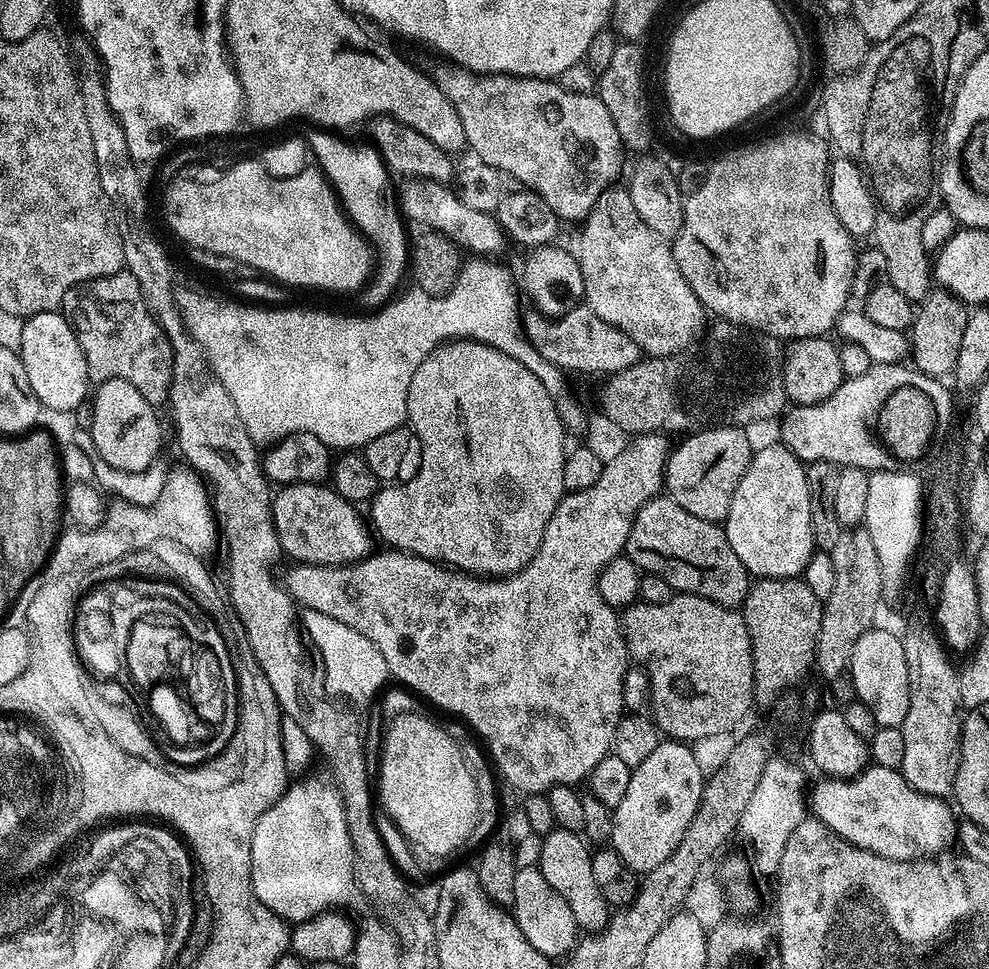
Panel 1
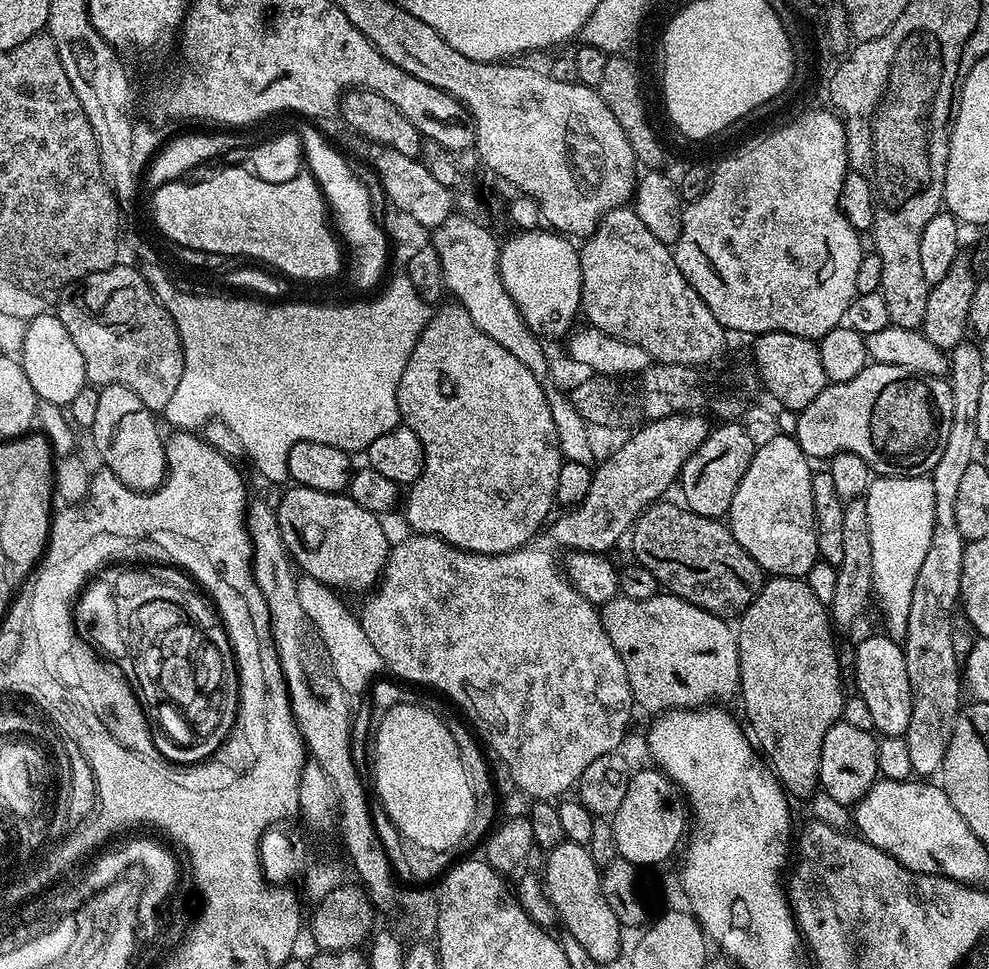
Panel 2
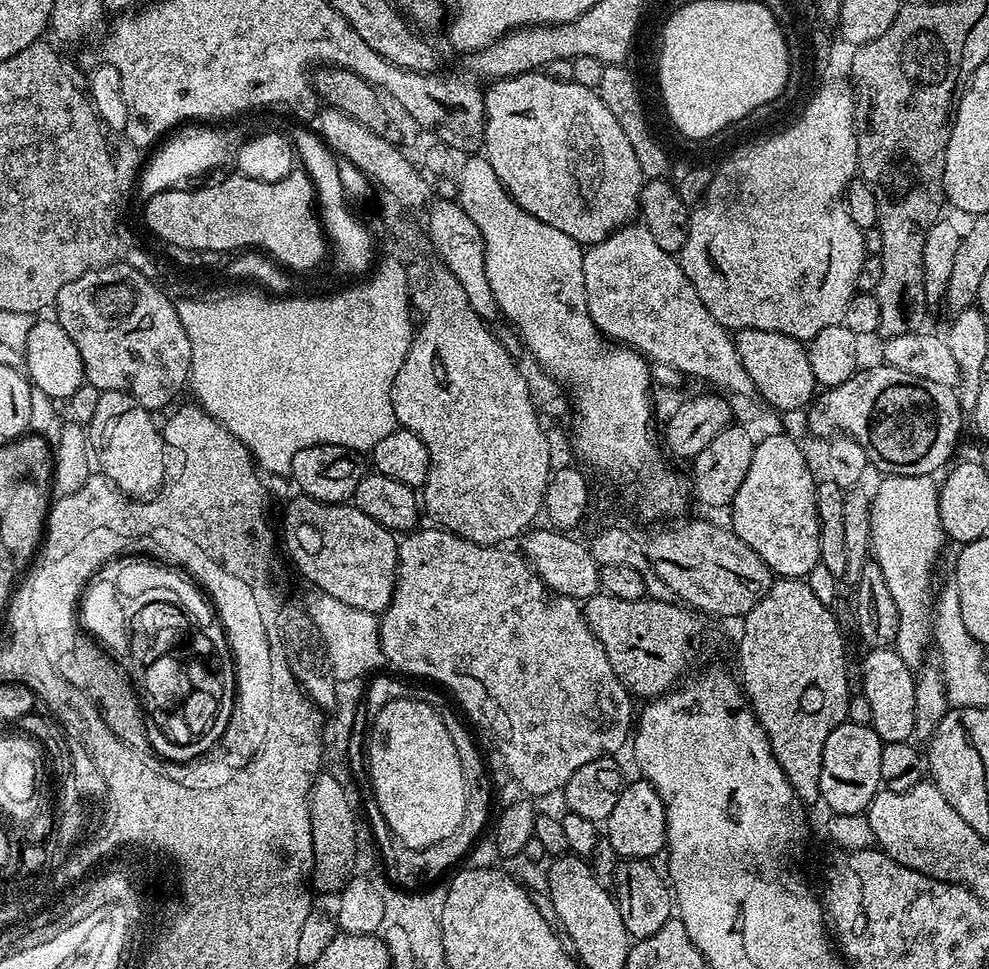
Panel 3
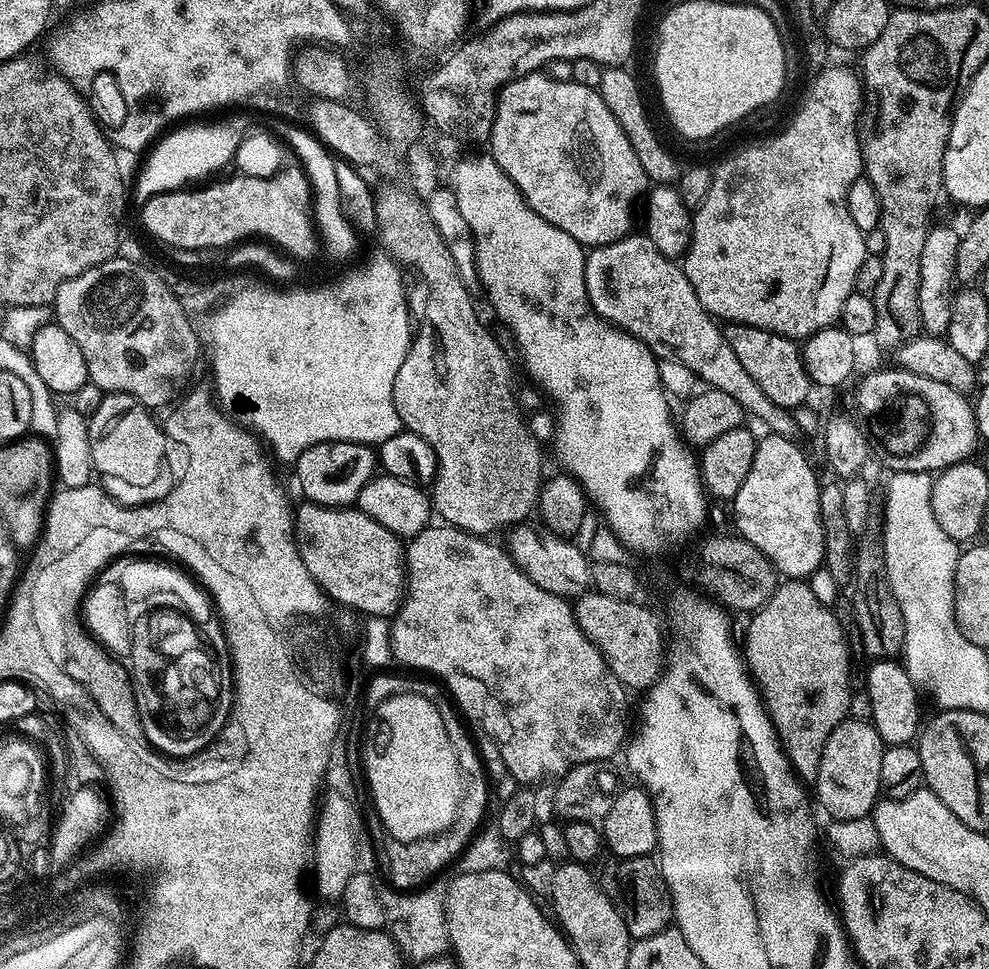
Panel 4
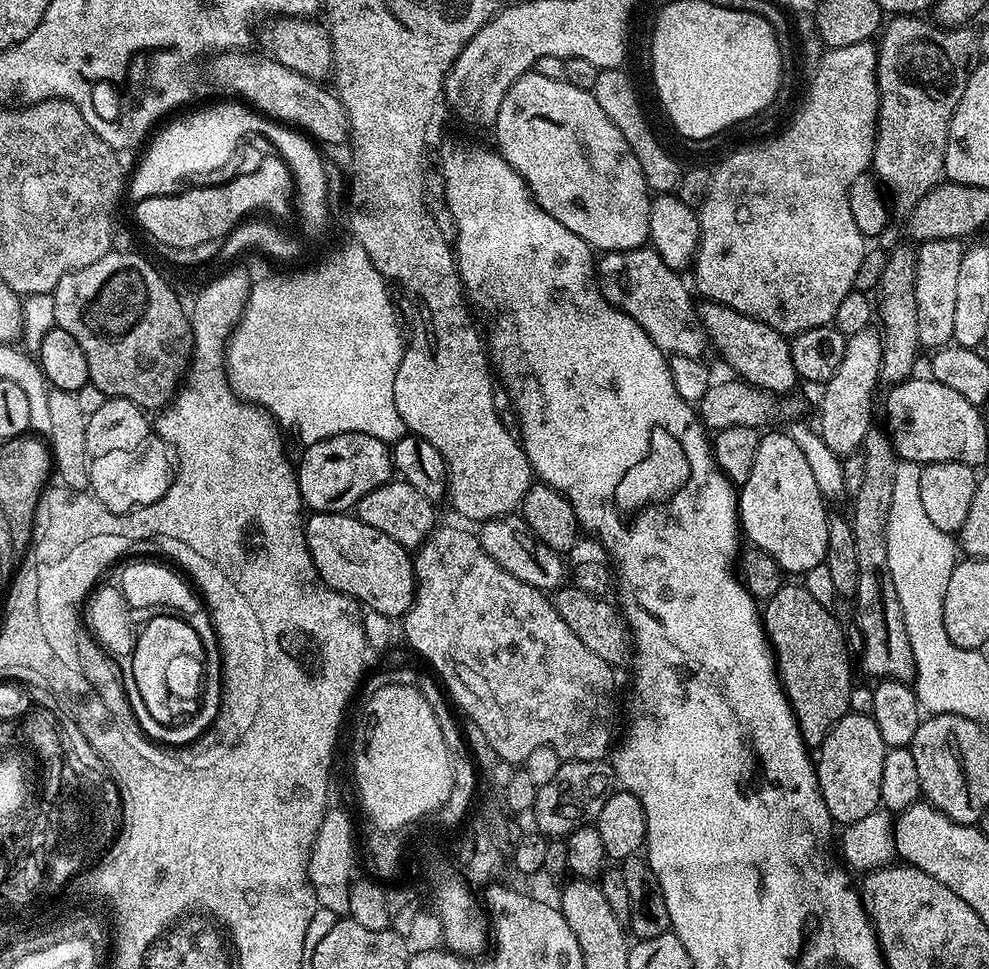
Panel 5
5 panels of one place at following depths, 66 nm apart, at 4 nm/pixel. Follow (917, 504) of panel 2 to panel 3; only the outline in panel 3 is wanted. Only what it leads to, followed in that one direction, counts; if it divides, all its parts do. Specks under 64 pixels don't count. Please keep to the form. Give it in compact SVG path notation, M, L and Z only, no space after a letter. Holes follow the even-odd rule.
M893 476L892 512L872 513L872 546L871 555L874 563L882 570L882 578L886 578L886 586L890 586L890 594L898 610L900 629L894 645L900 657L909 664L916 666L921 663L920 655L924 652L924 643L928 640L928 607L932 604L932 571L936 568L936 559L946 545L944 527L940 524L938 514L938 484L932 476Z

